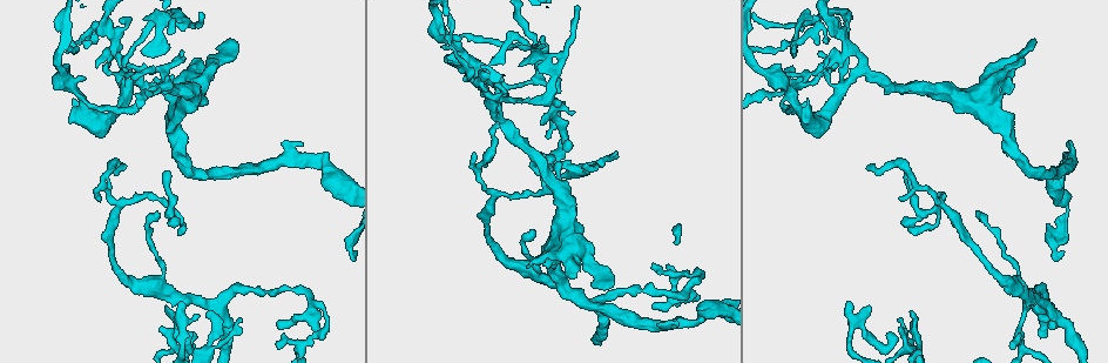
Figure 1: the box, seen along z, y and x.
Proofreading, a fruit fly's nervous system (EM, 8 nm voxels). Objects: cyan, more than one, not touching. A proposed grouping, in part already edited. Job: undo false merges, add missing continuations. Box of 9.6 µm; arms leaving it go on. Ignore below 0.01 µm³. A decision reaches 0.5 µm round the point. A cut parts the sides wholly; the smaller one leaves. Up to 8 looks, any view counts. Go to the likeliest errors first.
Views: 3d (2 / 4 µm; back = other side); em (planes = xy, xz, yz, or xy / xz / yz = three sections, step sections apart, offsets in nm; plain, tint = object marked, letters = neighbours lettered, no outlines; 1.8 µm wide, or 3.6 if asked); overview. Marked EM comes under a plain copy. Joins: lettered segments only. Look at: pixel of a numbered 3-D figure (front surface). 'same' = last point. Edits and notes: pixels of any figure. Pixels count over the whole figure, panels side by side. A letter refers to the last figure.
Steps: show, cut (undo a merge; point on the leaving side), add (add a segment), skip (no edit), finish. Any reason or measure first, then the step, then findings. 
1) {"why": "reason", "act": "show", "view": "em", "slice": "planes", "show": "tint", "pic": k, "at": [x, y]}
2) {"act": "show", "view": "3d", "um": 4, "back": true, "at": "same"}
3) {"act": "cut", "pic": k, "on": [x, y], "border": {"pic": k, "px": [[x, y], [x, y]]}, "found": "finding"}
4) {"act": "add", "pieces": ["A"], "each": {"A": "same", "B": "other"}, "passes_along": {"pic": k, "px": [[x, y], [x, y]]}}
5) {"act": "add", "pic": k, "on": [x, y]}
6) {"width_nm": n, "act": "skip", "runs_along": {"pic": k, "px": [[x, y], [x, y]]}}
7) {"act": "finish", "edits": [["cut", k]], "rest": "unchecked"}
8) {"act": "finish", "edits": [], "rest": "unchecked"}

{"why": "an open end", "act": "show", "view": "3d", "um": 2, "back": true, "pic": 1, "at": [886, 334]}

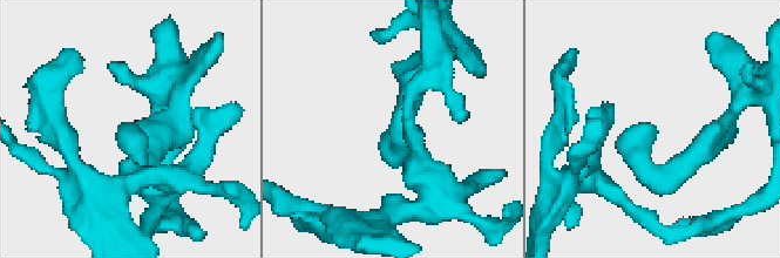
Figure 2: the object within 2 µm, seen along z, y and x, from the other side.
{"why": "need the tissue", "act": "show", "view": "em", "slice": "xy", "step": 8, "show": "tint", "pic": 2, "at": [655, 125]}

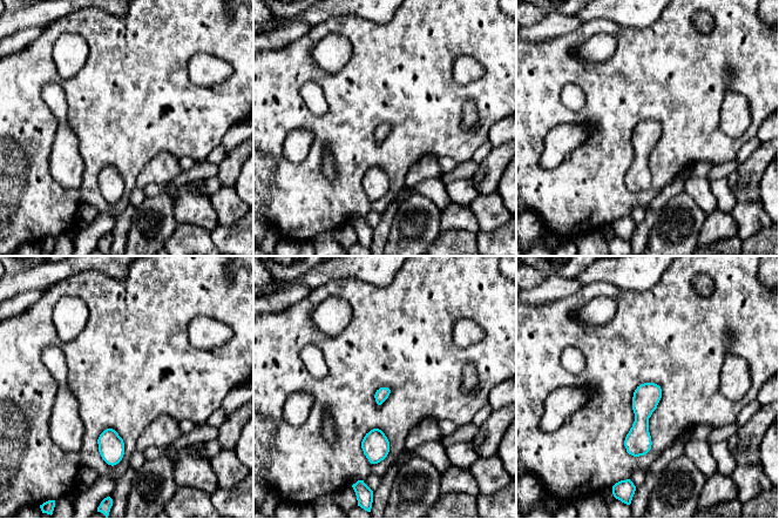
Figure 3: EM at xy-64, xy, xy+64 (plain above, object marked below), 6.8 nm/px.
{"why": "cut it another way", "act": "show", "view": "em", "slice": "yz", "step": 16, "show": "letters", "at": "same"}

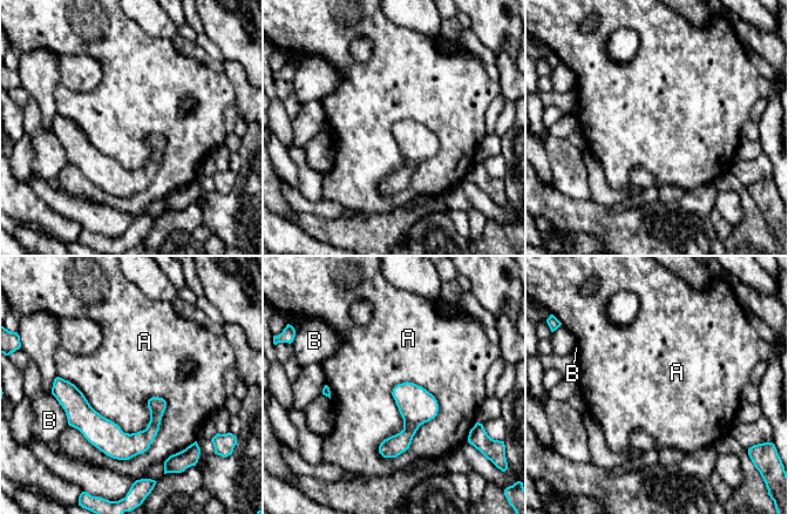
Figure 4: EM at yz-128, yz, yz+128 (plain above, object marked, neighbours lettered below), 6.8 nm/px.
{"width_nm": 220, "act": "skip", "each": {"A": "other", "B": "other"}, "border": {"pic": 4, "px": [[58, 376], [149, 448]]}, "found": "none of them fits"}

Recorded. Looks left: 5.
{"why": "looks like a crossing", "act": "show", "view": "3d", "um": 2, "pic": 1, "at": [178, 20]}

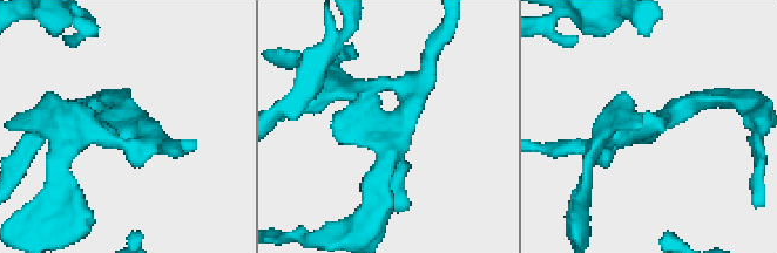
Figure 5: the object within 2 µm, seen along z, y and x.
{"arms": 4, "act": "show", "view": "em", "slice": "yz", "step": 4, "show": "letters", "pic": 5, "at": [654, 131]}

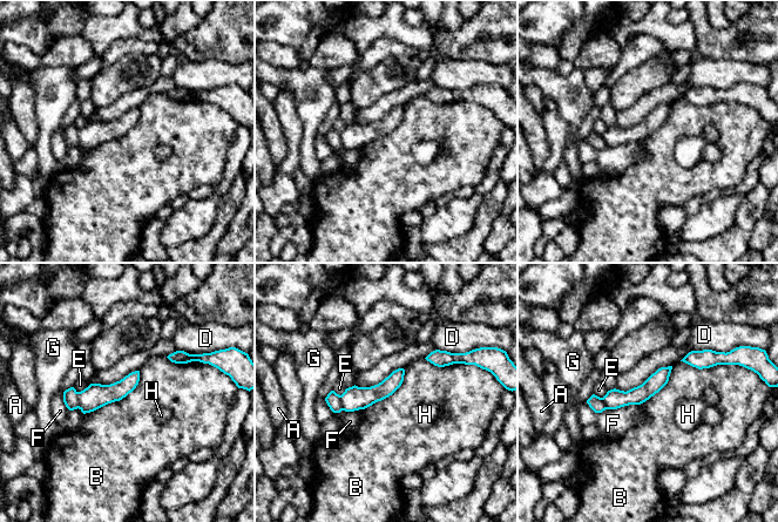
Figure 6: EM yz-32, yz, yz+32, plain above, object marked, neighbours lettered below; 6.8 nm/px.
{"longest_contact_nm": ["B", 500], "act": "skip", "each": {"A": "other", "B": "other", "D": "other", "E": "other", "F": "other", "G": "other", "H": "other"}, "border": {"pic": 6, "px": [[140, 371], [124, 397], [83, 414]]}, "found": "continuous, no second neuron"}

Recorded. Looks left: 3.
{"why": "calibre changes", "act": "show", "view": "3d", "um": 4, "back": true, "pic": 1, "at": [530, 270]}

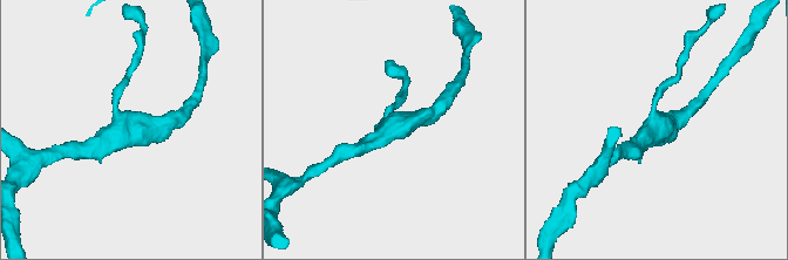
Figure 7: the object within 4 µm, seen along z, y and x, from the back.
{"arms": 3, "act": "show", "view": "em", "slice": "xy", "step": 16, "show": "letters", "pic": 7, "at": [128, 132]}

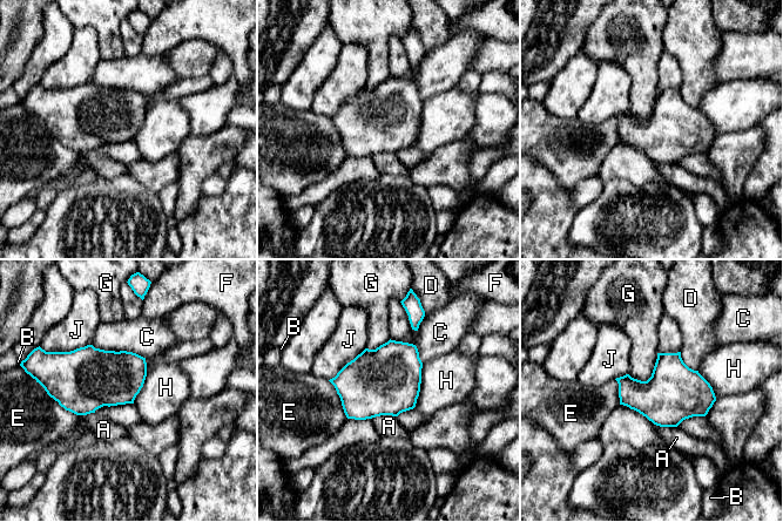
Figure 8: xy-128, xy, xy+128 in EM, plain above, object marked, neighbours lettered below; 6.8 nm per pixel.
{"act": "skip", "each": {"A": "other", "B": "other", "C": "other", "D": "other", "E": "other", "F": "other", "G": "other", "H": "other", "J": "other"}, "border": {"pic": 8, "px": [[423, 365], [419, 395], [413, 407]]}, "found": "continuous, no second neuron"}

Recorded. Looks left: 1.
{"act": "finish", "edits": [], "rest": "unchecked"}

